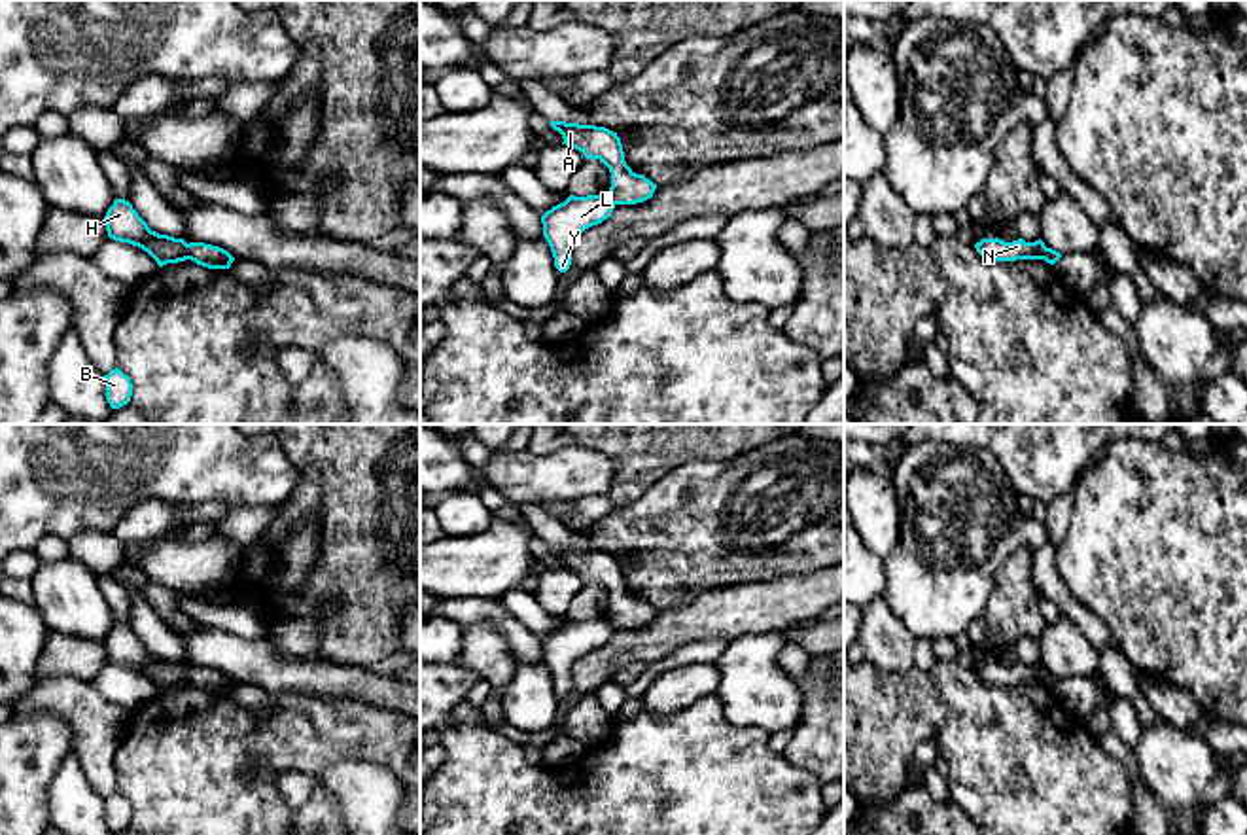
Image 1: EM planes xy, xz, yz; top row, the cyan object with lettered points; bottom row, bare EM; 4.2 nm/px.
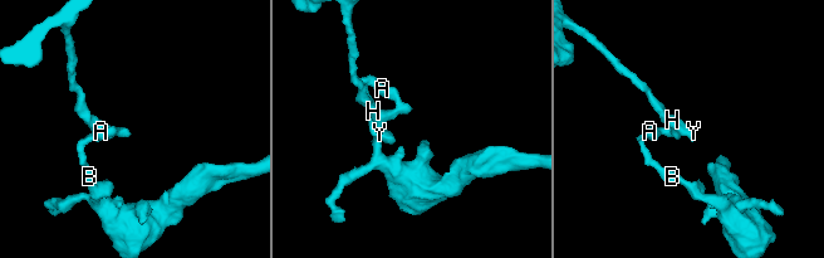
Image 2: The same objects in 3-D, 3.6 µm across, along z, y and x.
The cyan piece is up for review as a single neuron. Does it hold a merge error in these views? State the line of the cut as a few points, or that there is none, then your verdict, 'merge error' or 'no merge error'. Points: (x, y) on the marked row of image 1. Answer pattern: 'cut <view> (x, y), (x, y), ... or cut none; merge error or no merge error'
cut xy (186, 245), (190, 258); merge error

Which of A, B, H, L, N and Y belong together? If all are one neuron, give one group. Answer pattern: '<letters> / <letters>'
A B N / H L Y

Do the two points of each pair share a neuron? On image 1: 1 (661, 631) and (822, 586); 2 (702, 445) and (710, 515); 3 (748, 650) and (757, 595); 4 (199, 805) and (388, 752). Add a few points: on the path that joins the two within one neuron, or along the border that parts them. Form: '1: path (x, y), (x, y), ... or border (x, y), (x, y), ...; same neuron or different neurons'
1: path (701, 618), (782, 604); same neuron
2: border (748, 451), (725, 459), (689, 459), (663, 476); different neurons
3: border (784, 629), (738, 635), (729, 642); different neurons
4: path (246, 758), (262, 746), (279, 743), (341, 743); same neuron

